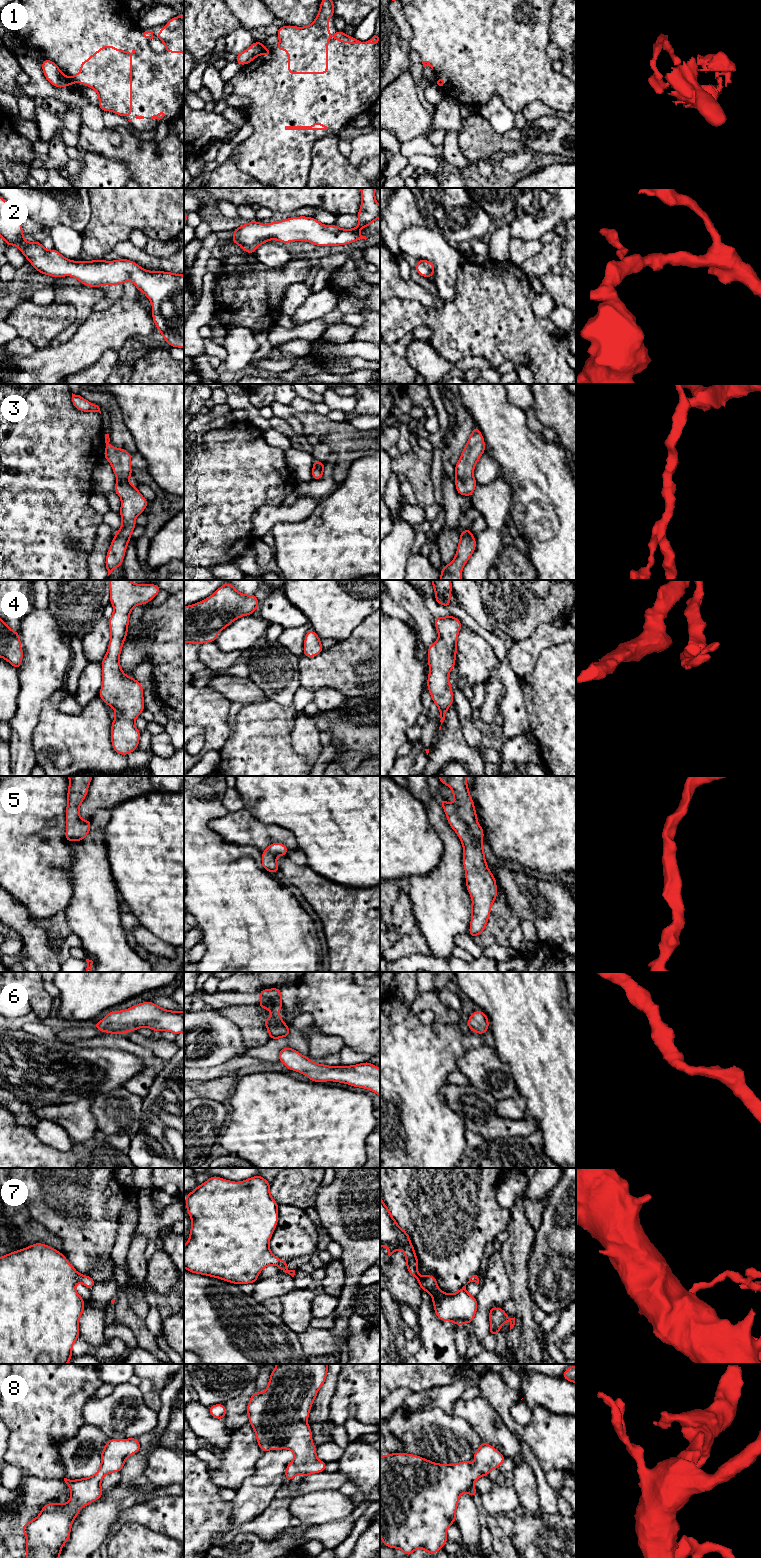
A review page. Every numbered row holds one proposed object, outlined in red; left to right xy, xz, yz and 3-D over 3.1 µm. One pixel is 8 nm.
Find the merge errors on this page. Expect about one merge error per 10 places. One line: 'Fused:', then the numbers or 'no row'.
Fused: 1

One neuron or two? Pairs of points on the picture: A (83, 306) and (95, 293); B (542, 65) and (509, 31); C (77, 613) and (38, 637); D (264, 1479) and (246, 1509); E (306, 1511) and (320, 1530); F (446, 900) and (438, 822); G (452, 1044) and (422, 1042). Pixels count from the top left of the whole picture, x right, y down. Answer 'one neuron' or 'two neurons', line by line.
A: one neuron
B: one neuron
C: two neurons
D: one neuron
E: two neurons
F: one neuron
G: one neuron

